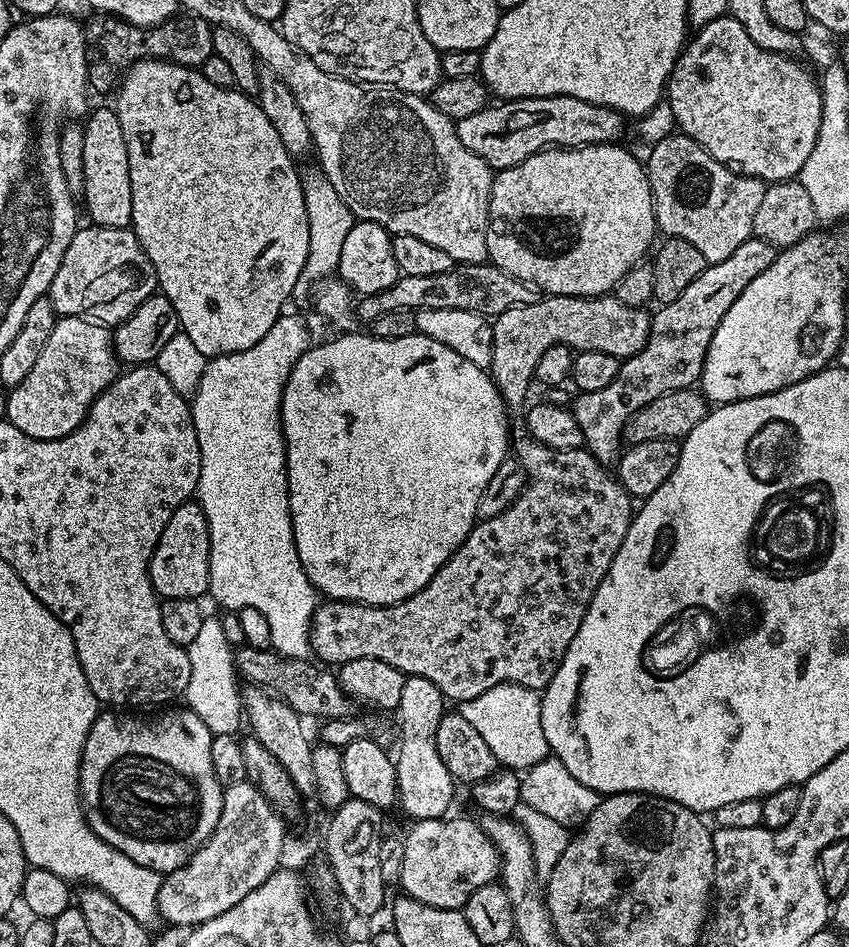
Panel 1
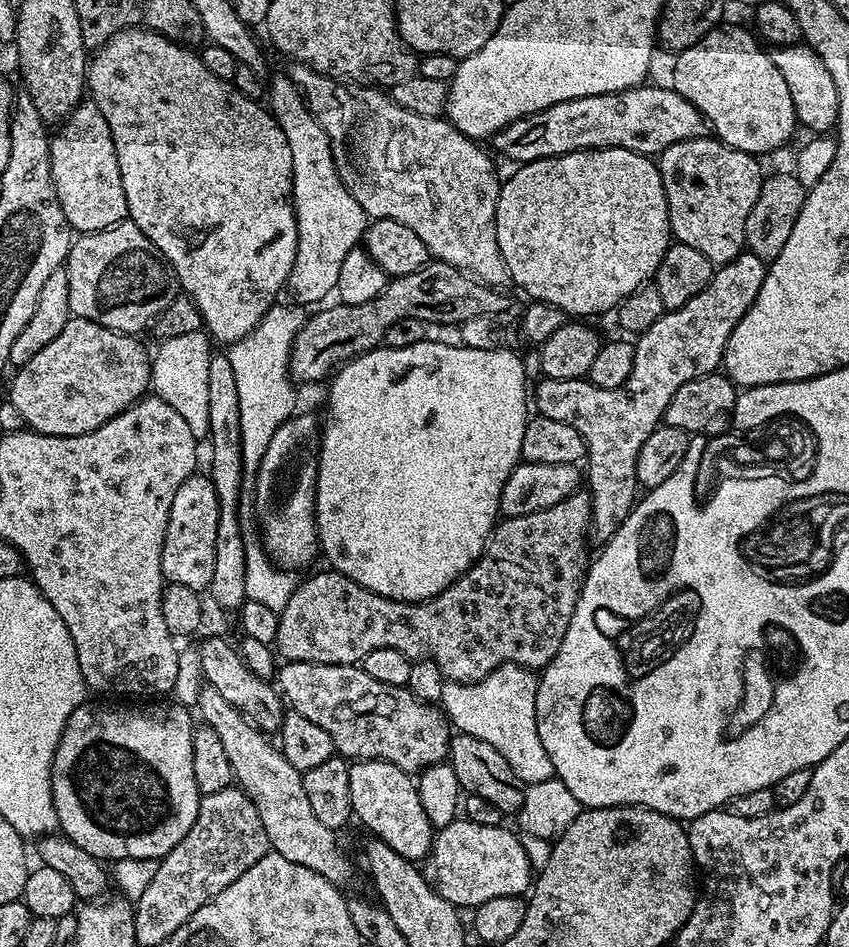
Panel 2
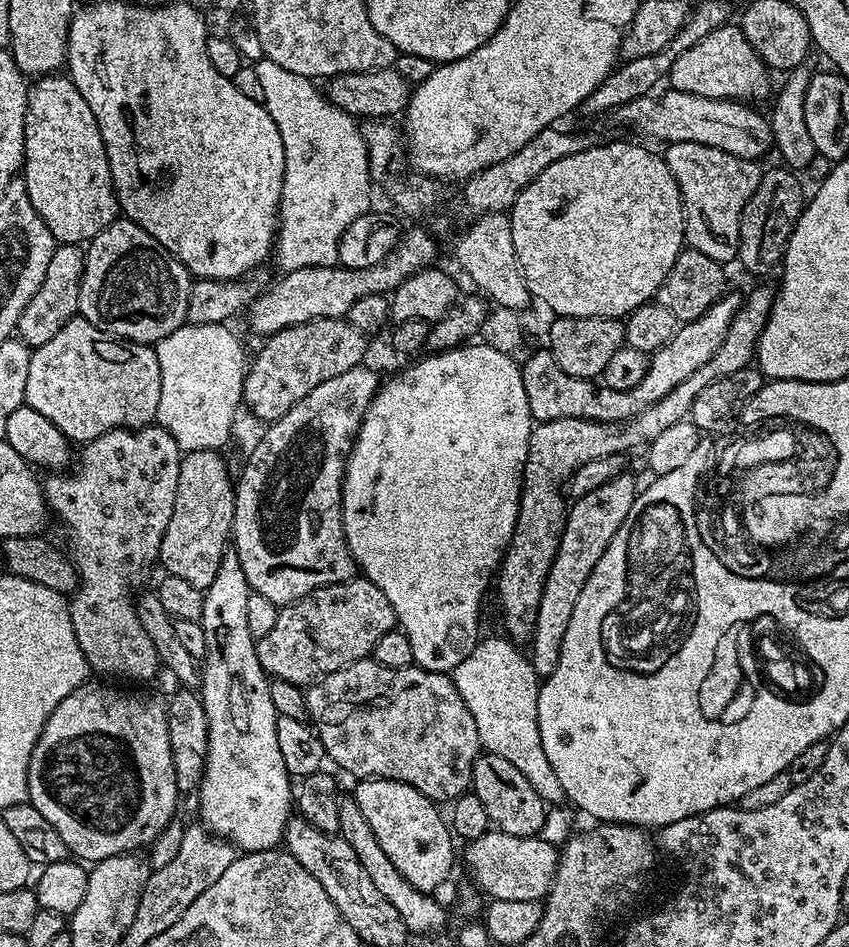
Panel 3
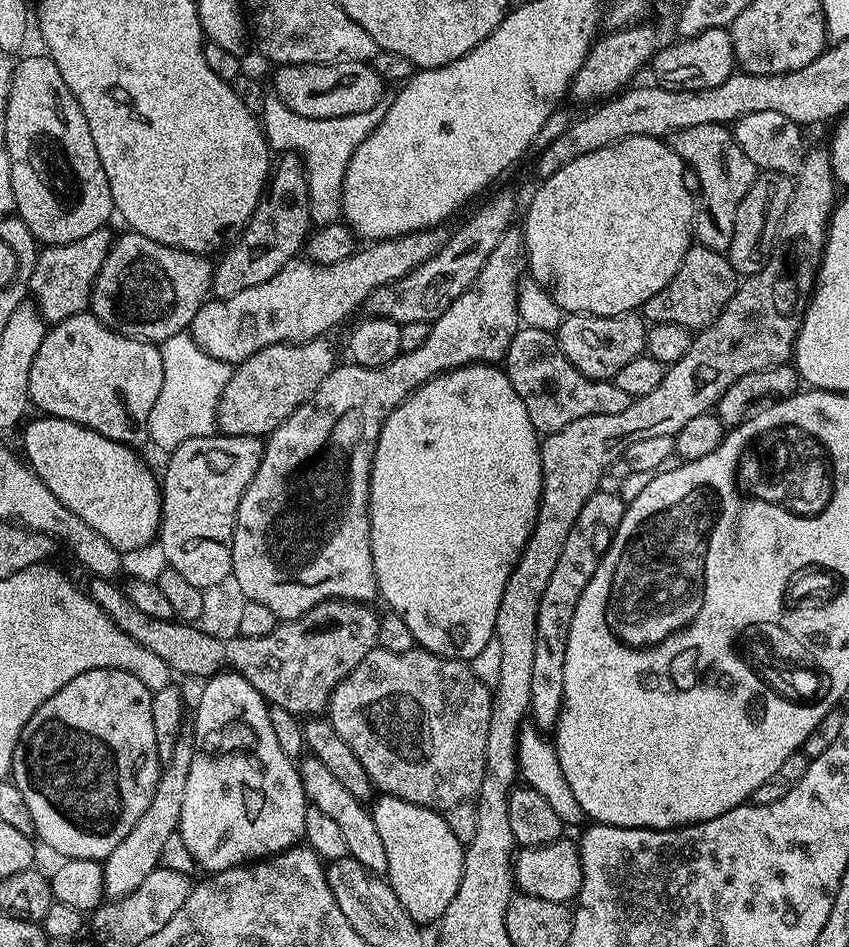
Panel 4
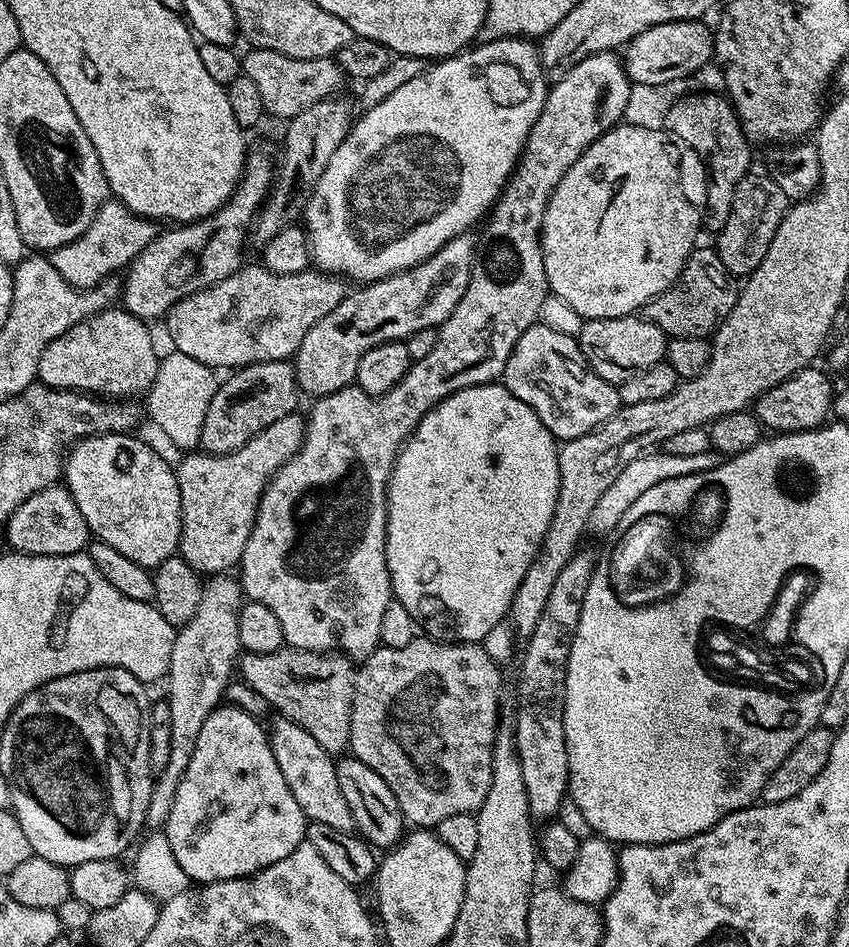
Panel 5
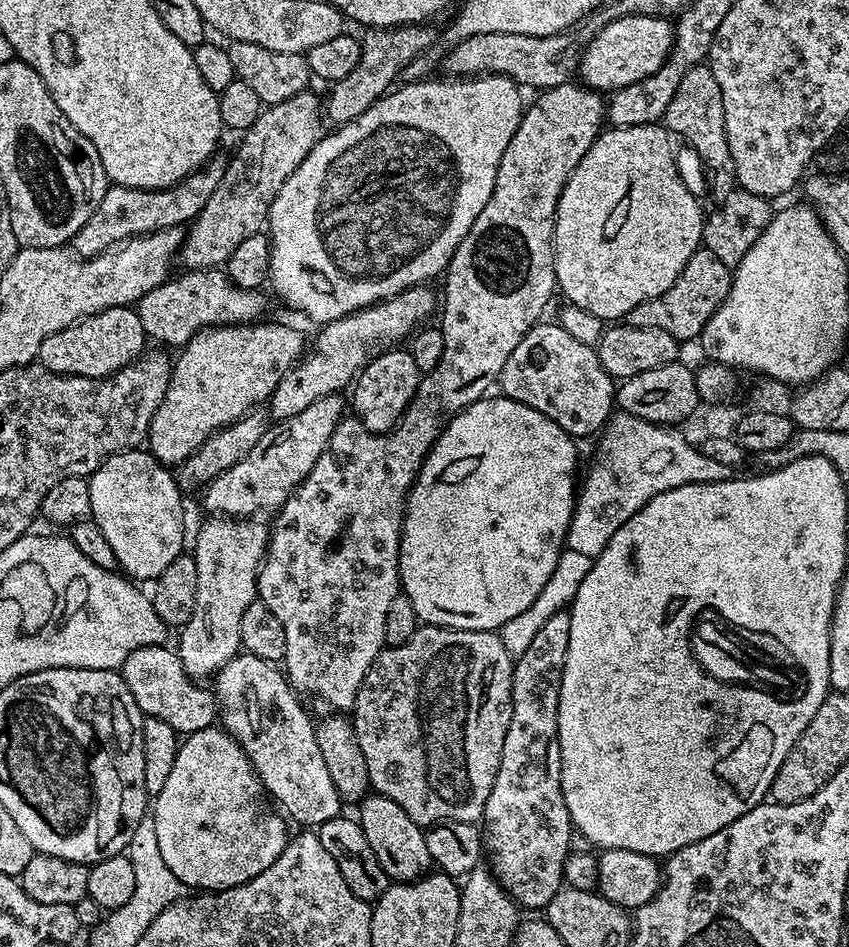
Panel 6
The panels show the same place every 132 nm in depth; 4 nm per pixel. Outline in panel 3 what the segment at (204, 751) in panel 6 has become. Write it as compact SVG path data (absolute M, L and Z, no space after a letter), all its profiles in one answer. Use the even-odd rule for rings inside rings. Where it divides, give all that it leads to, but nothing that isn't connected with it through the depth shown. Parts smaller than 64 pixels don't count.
M225 550L222 554L222 562L218 562L218 574L214 574L214 582L210 582L208 588L203 589L204 605L202 606L202 618L200 625L206 634L206 654L202 661L202 675L198 695L204 701L206 710L206 722L210 730L210 742L208 743L208 757L204 767L204 776L200 779L198 797L200 796L200 816L203 827L207 828L214 836L221 836L222 839L228 840L235 844L241 853L261 852L267 848L275 848L284 839L284 831L288 825L290 817L294 812L294 780L289 775L286 768L286 762L283 761L282 751L278 746L278 717L274 710L274 702L270 699L270 677L264 668L258 662L256 653L256 640L250 634L250 621L246 618L246 598L249 594L246 574L242 571L242 562L238 562L238 554L235 550Z

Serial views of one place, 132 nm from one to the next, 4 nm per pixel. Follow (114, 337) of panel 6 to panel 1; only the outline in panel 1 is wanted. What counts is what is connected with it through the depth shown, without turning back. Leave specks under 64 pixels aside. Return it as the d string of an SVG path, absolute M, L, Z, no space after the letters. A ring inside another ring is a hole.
M82 316L59 317L30 374L7 393L6 419L18 426L22 434L30 434L30 438L62 438L84 421L90 406L116 381L117 375L112 332L105 325Z

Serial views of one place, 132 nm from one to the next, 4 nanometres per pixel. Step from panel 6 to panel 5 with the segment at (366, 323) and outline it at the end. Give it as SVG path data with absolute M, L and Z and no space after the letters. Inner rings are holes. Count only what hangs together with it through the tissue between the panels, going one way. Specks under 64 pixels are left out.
M475 235L456 236L418 266L345 294L330 314L310 326L310 334L302 338L302 346L296 351L294 367L301 393L309 392L312 398L334 394L334 390L342 390L355 381L358 362L362 362L366 350L391 340L407 341L418 330L439 329L450 318L454 306L462 302L462 294L466 294L477 247Z

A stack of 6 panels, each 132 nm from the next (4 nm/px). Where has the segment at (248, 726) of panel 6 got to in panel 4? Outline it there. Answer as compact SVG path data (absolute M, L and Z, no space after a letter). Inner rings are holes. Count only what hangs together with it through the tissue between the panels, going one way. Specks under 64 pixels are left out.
M308 754L299 761L298 767L304 795L308 797L309 805L322 810L322 814L334 818L334 822L342 826L342 834L346 834L348 856L356 860L368 872L387 873L386 846L382 846L382 834L378 834L378 826L374 826L371 811L361 800L354 798L354 794L350 794L350 790L346 790L346 786L342 786L342 782L334 778L334 774L330 774L326 762L318 762L316 756Z

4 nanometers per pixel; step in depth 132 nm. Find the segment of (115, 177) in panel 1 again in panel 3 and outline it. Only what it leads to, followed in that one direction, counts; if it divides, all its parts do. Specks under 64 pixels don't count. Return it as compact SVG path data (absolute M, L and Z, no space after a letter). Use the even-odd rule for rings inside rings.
M49 74L39 77L31 85L28 113L24 123L22 179L34 210L38 210L42 222L46 222L57 244L83 245L118 218L116 193L112 191L110 162L106 158L106 146L102 142L98 122L90 106L86 106L86 98L78 94L74 82L67 75Z

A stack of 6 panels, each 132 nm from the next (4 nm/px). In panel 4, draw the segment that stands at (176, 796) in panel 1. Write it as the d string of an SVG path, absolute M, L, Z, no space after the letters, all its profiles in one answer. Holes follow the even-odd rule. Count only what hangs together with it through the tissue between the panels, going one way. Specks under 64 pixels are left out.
M117 668L86 670L86 674L78 674L78 678L66 682L54 698L46 698L34 710L34 718L26 722L14 750L10 779L22 790L22 798L26 798L26 810L30 810L39 843L53 848L57 857L103 862L114 846L134 830L134 822L146 814L162 767L154 742L151 701L152 693L134 674Z

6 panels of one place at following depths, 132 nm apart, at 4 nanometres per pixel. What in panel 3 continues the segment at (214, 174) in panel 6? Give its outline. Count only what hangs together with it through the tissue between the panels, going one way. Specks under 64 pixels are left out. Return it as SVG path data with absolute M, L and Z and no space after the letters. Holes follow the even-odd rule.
M57 244L54 254L50 254L46 275L34 293L34 298L26 302L26 310L22 310L16 323L15 335L26 347L35 350L38 346L46 346L46 342L50 342L50 338L54 338L54 334L58 334L58 330L62 330L62 326L66 326L66 322L70 322L79 313L80 279L84 273L84 254L85 249L79 244Z

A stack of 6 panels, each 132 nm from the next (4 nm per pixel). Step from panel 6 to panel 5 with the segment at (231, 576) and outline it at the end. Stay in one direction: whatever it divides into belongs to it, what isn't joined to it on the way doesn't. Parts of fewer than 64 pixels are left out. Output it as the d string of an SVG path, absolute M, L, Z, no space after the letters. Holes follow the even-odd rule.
M216 574L205 583L202 602L198 602L198 614L194 614L192 621L177 631L174 650L170 650L170 666L166 677L166 699L170 706L170 762L166 762L166 770L155 777L150 802L146 806L144 822L152 830L163 829L164 823L168 821L178 782L190 764L194 745L198 743L198 733L202 731L206 718L210 718L210 714L221 703L242 652L238 642L242 589L230 577L228 574Z

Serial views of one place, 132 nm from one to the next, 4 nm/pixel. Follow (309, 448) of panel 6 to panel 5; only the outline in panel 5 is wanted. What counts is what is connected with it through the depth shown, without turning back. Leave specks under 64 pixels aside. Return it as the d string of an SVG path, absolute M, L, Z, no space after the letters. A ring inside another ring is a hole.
M293 414L278 418L278 422L270 422L266 430L250 438L246 446L230 454L211 456L209 452L196 450L185 455L188 457L180 465L175 465L178 494L182 498L182 534L178 552L193 570L201 574L224 574L239 565L256 521L260 495L264 493L264 487L270 483L277 470L302 446L305 427L306 420L303 415Z

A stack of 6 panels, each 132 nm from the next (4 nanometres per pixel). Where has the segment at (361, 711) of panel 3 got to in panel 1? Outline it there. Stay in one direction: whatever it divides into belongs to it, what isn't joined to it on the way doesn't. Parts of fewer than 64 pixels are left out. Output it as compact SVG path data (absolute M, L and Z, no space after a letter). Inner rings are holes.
M240 646L234 653L235 667L243 679L244 676L248 679L249 685L263 686L271 690L280 699L286 701L293 710L299 712L301 717L321 716L320 720L325 722L349 715L350 701L340 689L339 679L333 673L331 676L328 673L331 671L327 667L317 666L304 658L282 656L279 652L266 648ZM315 666L320 668L315 668Z

